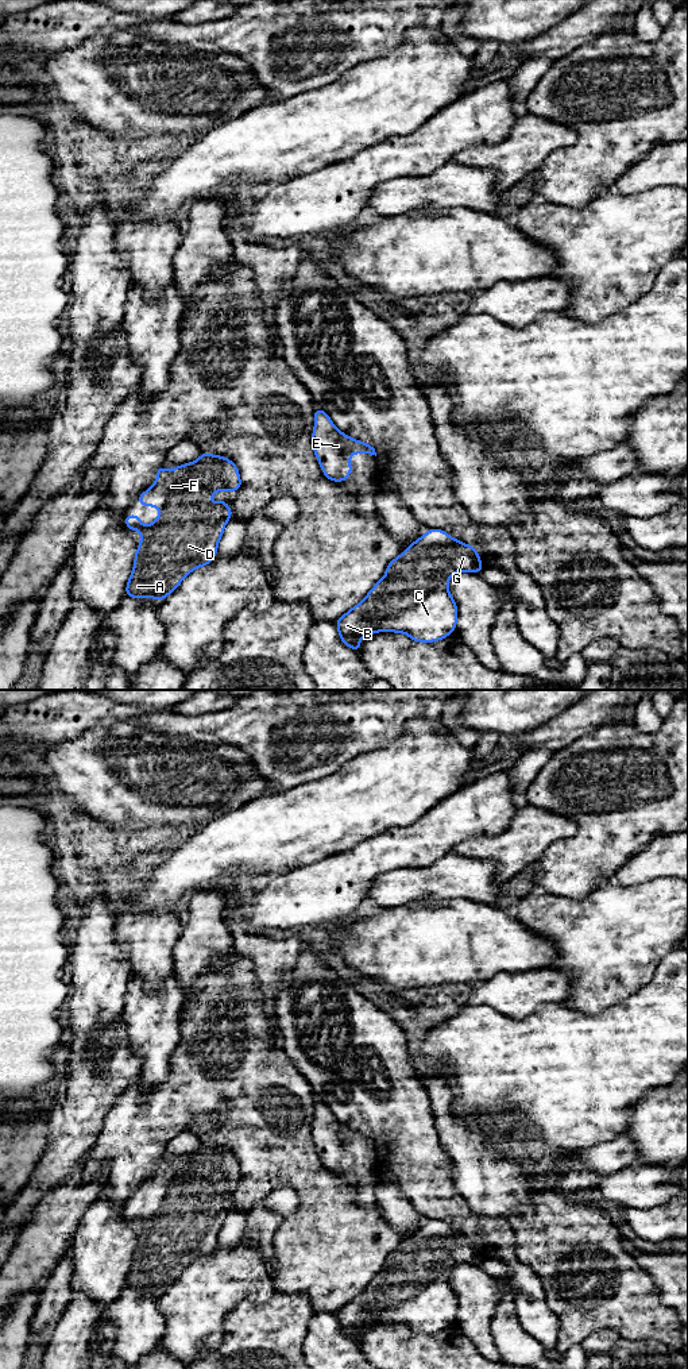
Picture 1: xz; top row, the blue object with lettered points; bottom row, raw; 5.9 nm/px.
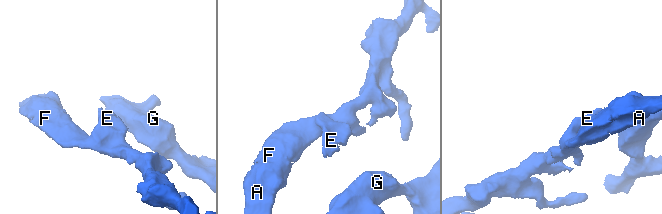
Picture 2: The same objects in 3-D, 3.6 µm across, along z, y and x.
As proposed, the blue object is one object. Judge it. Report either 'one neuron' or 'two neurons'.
one neuron

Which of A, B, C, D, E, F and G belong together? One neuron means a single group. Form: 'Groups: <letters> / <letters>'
Groups: A B C D E F G

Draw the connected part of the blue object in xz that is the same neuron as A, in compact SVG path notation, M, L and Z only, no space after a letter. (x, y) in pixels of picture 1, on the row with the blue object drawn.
M202 452L196 462L181 464L173 470L161 466L155 483L138 497L138 502L143 506L155 506L161 510L156 520L150 525L143 525L138 514L124 518L128 529L138 529L142 535L125 595L148 597L161 602L179 586L188 574L210 564L216 558L224 527L232 517L232 509L225 500L216 504L209 501L216 491L233 493L240 487L241 481L236 464L220 455Z

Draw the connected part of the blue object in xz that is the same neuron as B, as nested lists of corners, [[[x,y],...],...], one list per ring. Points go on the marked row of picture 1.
[[[429,529],[391,560],[386,575],[362,602],[336,622],[340,640],[359,652],[360,640],[376,632],[406,633],[420,643],[455,632],[457,606],[448,591],[455,572],[484,568],[478,551],[445,531]]]

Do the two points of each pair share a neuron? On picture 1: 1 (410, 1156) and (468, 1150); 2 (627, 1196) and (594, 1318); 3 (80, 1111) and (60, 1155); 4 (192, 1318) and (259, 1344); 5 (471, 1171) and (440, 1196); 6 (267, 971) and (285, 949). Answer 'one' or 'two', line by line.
1: two
2: two
3: one
4: two
5: two
6: one

